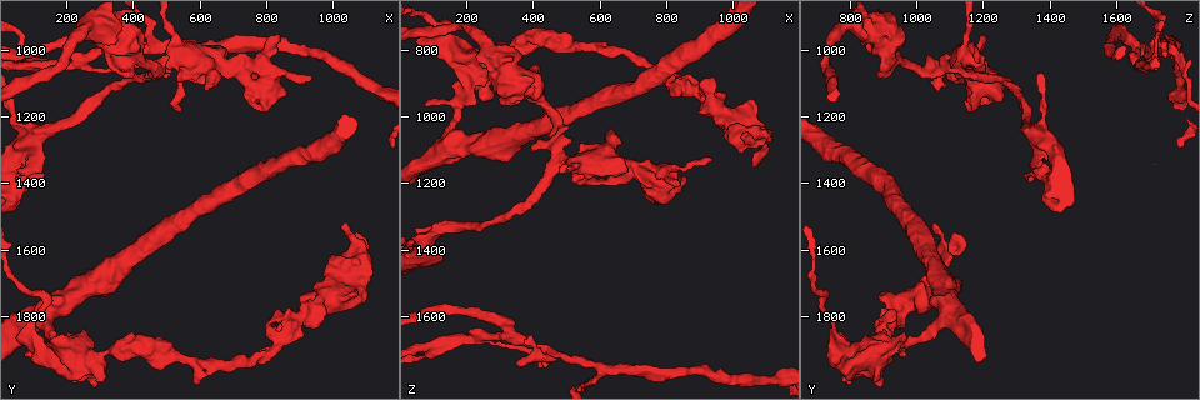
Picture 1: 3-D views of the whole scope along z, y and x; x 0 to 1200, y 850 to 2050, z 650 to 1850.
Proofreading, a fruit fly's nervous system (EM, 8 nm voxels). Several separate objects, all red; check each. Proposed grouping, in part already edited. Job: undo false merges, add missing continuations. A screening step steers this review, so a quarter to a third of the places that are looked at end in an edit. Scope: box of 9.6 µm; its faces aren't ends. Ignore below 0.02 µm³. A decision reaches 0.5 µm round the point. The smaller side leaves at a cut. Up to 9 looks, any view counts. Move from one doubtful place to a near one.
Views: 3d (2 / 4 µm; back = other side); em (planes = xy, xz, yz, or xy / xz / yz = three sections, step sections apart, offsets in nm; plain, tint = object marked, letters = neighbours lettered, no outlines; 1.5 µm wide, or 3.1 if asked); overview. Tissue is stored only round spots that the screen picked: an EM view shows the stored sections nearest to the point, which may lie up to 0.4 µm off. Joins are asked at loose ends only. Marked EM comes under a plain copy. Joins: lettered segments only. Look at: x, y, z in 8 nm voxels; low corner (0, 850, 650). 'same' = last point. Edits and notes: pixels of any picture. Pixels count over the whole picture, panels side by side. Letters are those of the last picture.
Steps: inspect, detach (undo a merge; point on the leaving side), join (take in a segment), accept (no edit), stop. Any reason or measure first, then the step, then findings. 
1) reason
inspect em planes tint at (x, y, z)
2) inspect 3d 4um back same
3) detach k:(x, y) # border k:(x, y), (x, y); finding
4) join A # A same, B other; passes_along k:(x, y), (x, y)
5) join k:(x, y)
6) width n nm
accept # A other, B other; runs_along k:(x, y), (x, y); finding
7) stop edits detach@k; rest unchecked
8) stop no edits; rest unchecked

sharp bend
inspect 3d 4um at (1080, 1610, 1070)

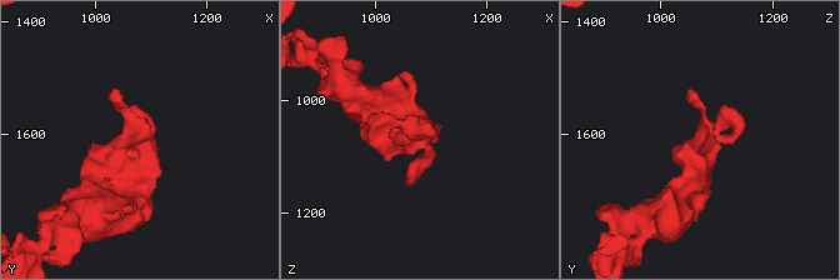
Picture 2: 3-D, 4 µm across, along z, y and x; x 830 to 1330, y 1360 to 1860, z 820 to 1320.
shape alone is not enough
inspect em yz step 4 tint at (1080, 1605, 1075)

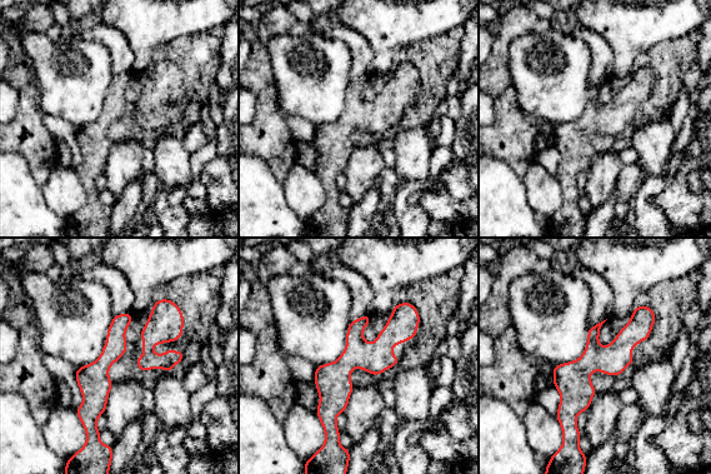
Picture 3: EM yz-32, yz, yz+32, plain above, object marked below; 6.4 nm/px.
cut it another way
inspect em planes letters same

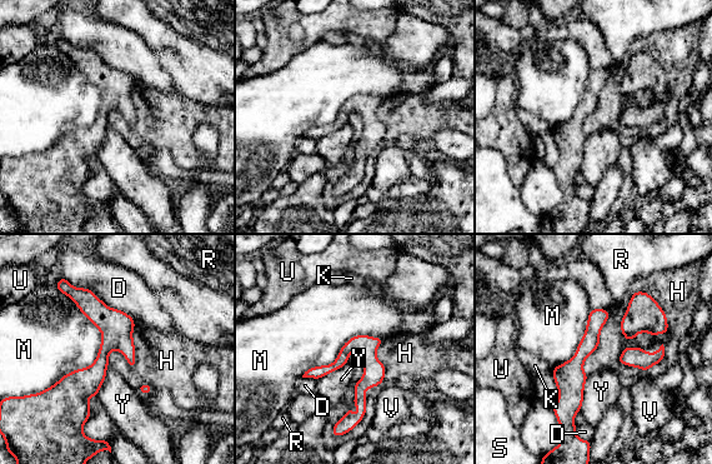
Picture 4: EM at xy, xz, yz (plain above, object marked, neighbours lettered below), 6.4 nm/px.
width 120 nm
accept # D other, H other, K other, M other, R other, S other, U other, V other, Y other; continuous, no second neuron

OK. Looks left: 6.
arms part here
inspect 3d 4um at (890, 1810, 920)

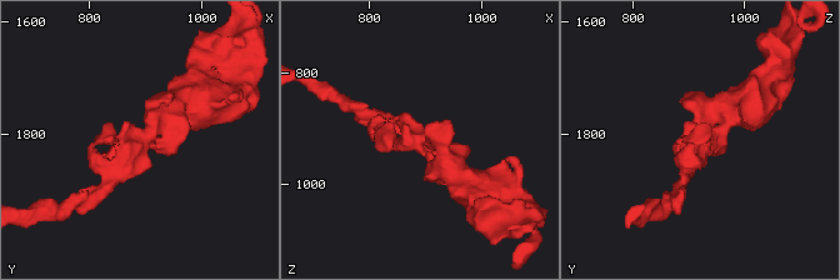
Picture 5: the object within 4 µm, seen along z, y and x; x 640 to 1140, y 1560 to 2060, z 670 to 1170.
inspect em xz step 8 tint at (890, 1815, 915)

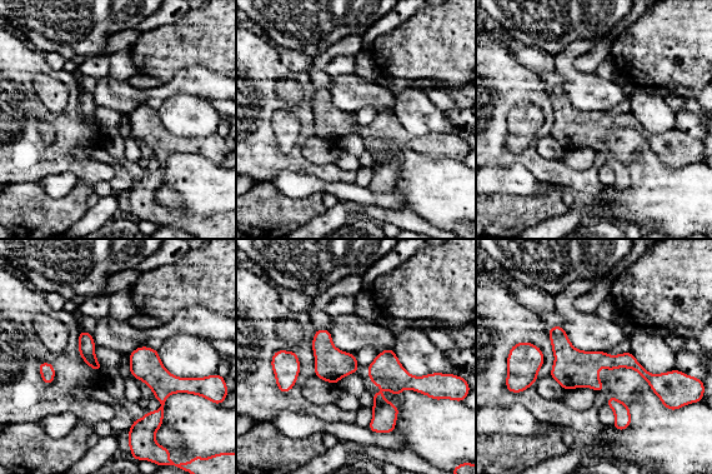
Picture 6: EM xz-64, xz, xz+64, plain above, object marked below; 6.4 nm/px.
cut it another way
inspect em planes letters same

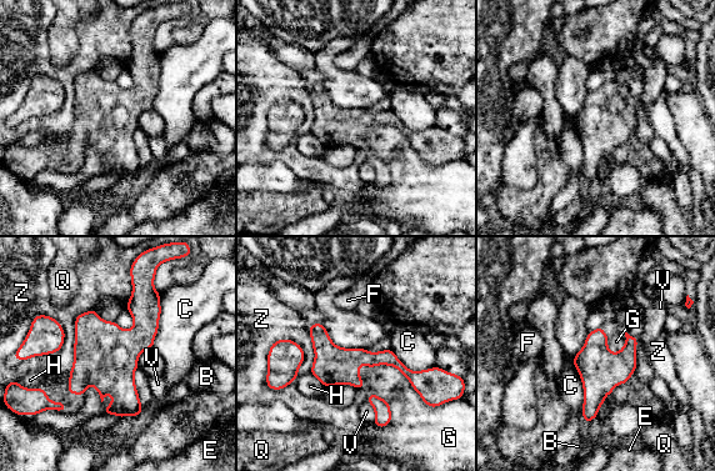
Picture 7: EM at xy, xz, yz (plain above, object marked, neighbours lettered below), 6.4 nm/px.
accept # B other, C other, E other, F other, G other, H other, Q other, V other, Z other; runs_along 7:(311, 329), (339, 357), (390, 357), (425, 375); continuous, no second neuron

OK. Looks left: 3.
inspect 3d 4um at (630, 1120, 1070)

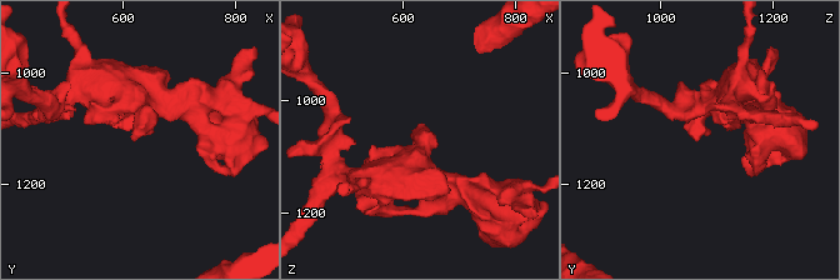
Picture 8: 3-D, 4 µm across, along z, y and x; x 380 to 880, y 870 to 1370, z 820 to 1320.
inspect em planes letters at (620, 1120, 1065)

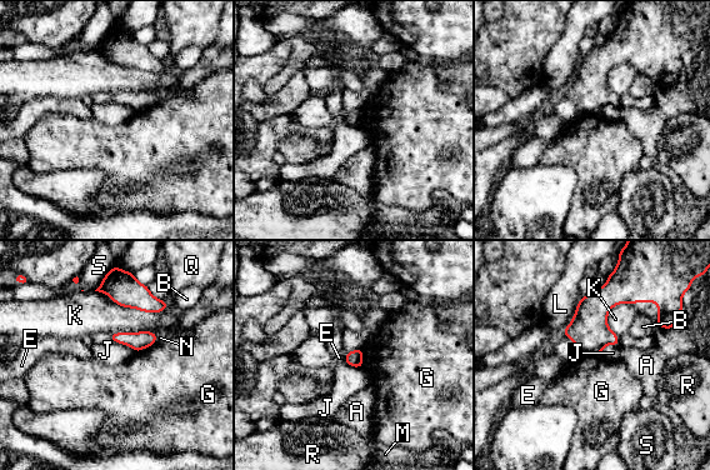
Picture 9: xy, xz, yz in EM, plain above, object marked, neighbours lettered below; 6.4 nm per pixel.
accept # A other, B other, E other, G other, J other, K other, L other, M other, N other, Q other, R other, S other; border 9:(578, 354), (600, 355); no lettered segment goes on from it

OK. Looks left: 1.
a narrow waist
inspect em planes letters at (110, 1040, 1710)

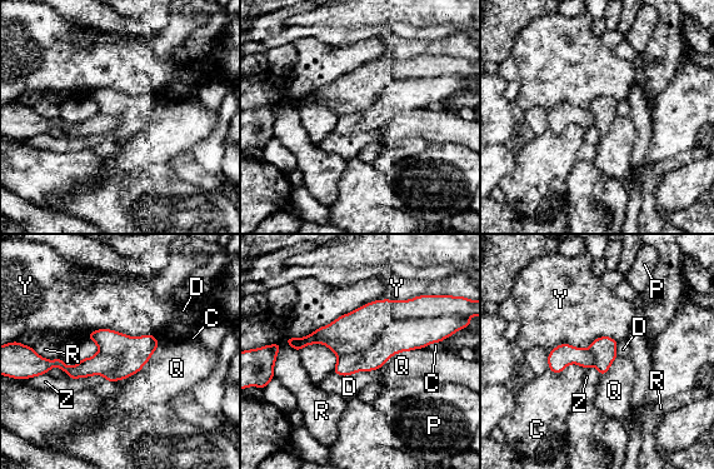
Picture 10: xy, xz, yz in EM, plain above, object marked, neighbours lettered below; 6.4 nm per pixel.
width 190 nm
detach 10:(399, 335) # C other, D other, P other, Q other, R other, Y other, Z other; part_leaving 10:(430, 338), (395, 338), (336, 369); a second neuron is stuck on

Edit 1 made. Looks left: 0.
stop edits detach@10; rest unchecked

